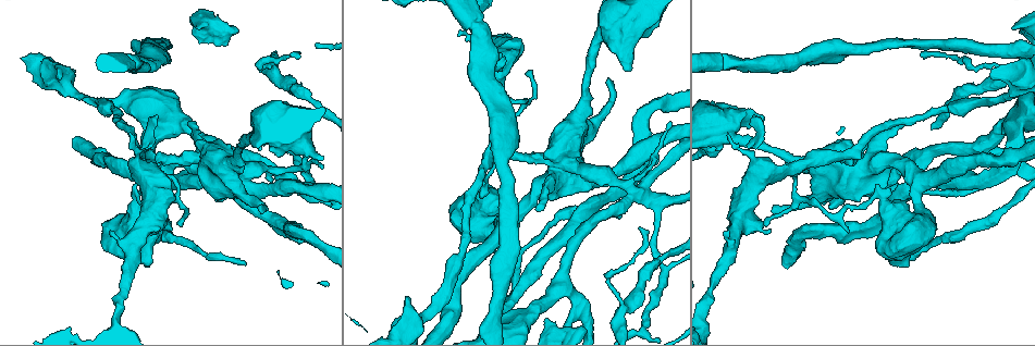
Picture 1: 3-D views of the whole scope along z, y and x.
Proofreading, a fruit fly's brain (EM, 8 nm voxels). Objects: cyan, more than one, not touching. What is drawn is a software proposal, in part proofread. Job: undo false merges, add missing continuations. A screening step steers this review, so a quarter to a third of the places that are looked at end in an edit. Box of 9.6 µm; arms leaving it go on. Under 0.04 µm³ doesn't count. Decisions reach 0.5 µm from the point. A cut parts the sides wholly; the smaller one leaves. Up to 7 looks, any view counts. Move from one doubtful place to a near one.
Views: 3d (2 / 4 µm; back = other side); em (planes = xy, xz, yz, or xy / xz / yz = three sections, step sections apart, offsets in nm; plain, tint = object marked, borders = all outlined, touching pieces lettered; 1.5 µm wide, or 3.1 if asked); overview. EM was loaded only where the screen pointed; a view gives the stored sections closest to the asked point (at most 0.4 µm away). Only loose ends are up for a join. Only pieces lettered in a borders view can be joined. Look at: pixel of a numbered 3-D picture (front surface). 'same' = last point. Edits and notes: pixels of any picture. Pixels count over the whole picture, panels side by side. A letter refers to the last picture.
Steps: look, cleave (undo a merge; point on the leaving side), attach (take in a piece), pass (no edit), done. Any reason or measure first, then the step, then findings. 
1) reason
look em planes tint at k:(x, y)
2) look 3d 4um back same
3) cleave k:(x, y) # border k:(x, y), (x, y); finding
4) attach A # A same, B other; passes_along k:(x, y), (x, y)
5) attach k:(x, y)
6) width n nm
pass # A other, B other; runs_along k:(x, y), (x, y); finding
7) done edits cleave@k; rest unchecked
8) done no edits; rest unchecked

tapers out
look 3d 2um back at 1:(727, 132)

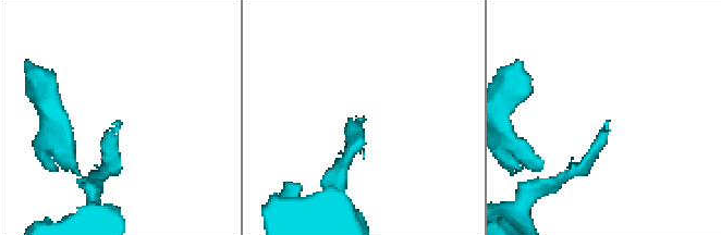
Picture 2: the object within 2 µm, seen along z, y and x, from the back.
look em yz step 8 borders at 2:(118, 121)

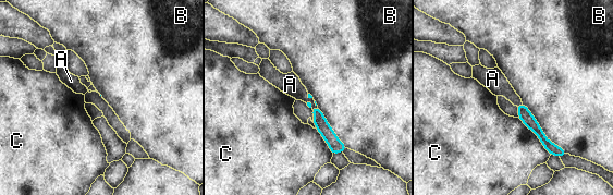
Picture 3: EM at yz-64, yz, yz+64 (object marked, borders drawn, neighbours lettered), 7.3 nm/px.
attach A # A same, B other, C other; passes_along 3:(323, 128), (310, 106), (290, 84); it goes on there

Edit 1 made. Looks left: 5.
see it whole again
look overview

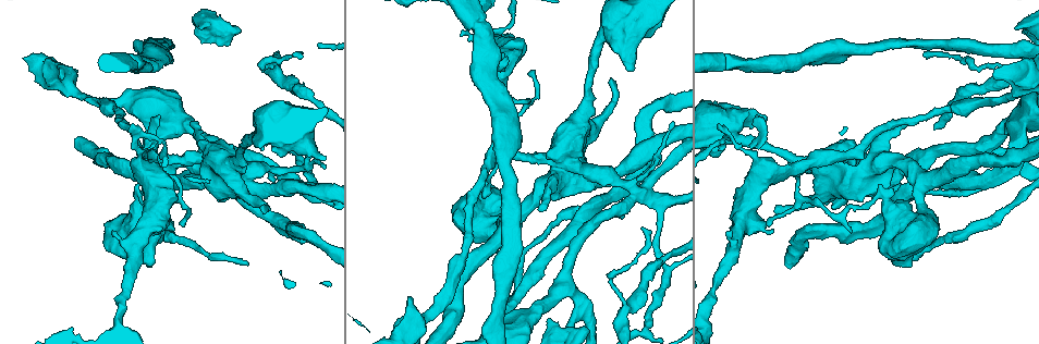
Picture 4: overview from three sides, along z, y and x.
free end
look em planes borders at 4:(112, 230)

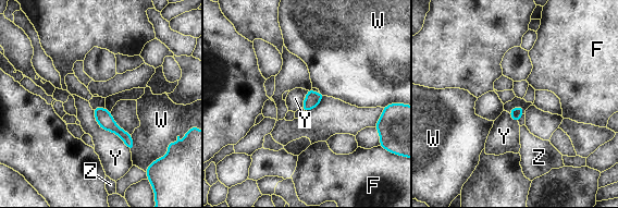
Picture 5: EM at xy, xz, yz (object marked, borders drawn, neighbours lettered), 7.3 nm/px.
pass # F other, W other, Y other, Z other; none of them fits

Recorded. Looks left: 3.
look em yz step 8 borders at 4:(246, 264)

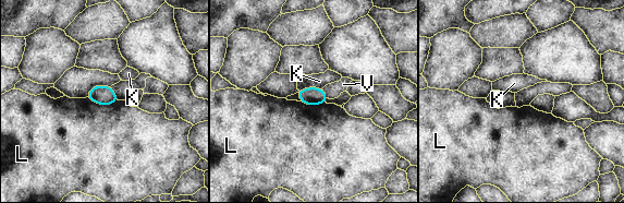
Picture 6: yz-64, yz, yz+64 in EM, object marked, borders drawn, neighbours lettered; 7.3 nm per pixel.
longest_contact L 240 nm
pass # K other, L other, V other; border 6:(86, 97), (99, 104), (117, 100); no lettered piece goes on from it

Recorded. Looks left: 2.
done edits attach@3; rest unchecked

